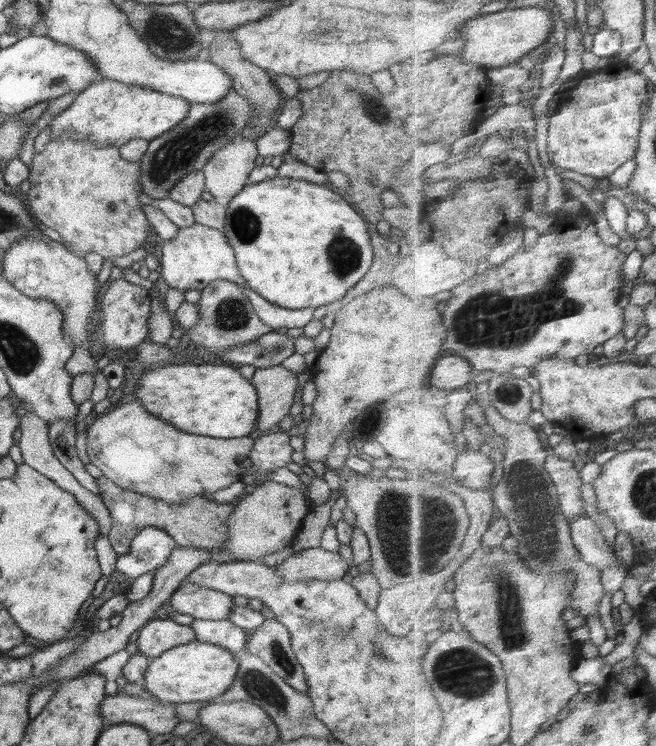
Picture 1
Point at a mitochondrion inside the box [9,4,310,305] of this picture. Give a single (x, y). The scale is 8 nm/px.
(176, 154)

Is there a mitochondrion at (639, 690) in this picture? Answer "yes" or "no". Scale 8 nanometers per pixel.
no

